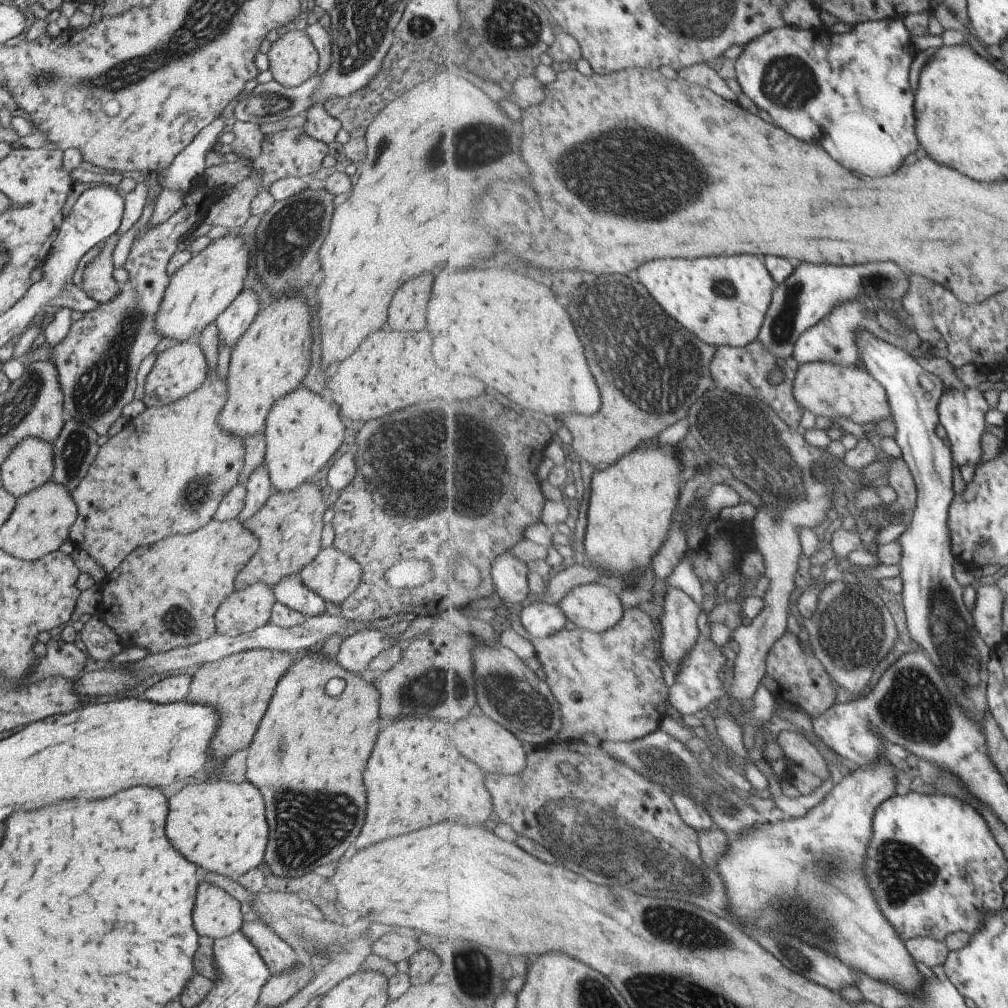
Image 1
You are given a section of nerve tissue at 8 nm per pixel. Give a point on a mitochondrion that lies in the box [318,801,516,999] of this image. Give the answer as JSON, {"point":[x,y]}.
{"point":[472,971]}

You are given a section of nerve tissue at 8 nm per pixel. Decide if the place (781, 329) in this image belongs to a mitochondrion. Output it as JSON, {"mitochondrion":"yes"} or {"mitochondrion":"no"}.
{"mitochondrion":"yes"}

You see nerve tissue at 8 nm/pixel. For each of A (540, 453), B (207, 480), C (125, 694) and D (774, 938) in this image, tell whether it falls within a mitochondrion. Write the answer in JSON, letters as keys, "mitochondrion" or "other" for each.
{"A":"other","B":"mitochondrion","C":"other","D":"mitochondrion"}

